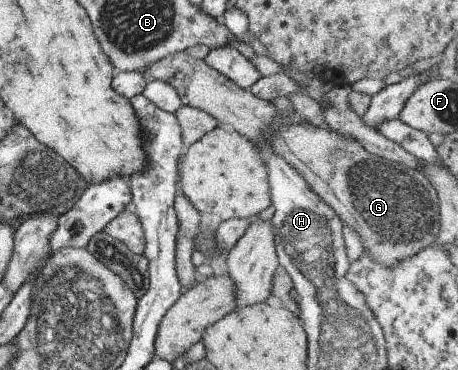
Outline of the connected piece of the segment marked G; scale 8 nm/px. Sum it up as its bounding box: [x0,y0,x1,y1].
[144,51,440,268]

